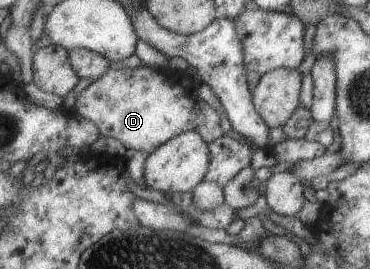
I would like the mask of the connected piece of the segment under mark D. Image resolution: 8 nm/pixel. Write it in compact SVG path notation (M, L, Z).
M141 65L109 70L78 96L74 108L93 120L102 136L117 139L128 150L154 154L163 144L188 131L201 132L211 145L224 135L221 116L199 96L199 84L195 81L179 72L171 74L166 67Z

